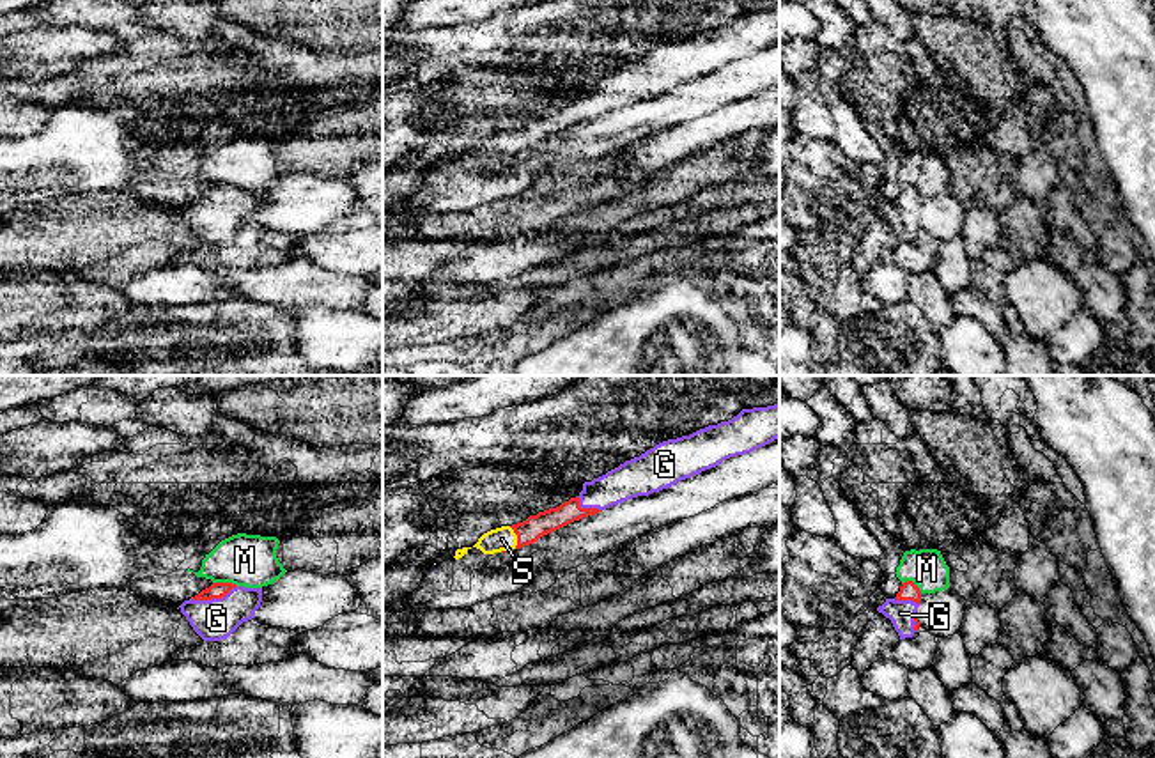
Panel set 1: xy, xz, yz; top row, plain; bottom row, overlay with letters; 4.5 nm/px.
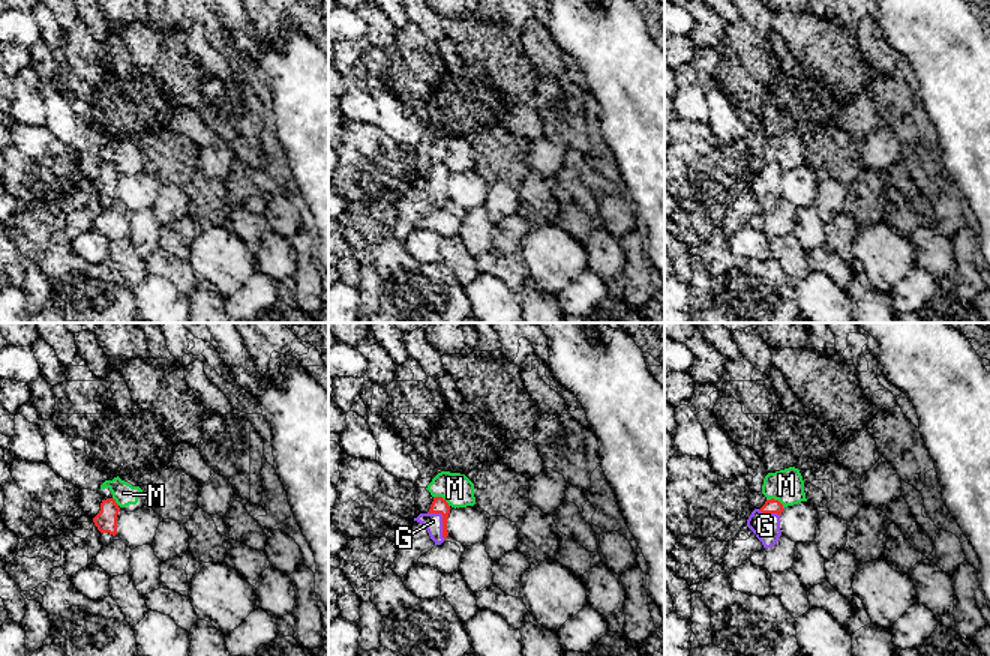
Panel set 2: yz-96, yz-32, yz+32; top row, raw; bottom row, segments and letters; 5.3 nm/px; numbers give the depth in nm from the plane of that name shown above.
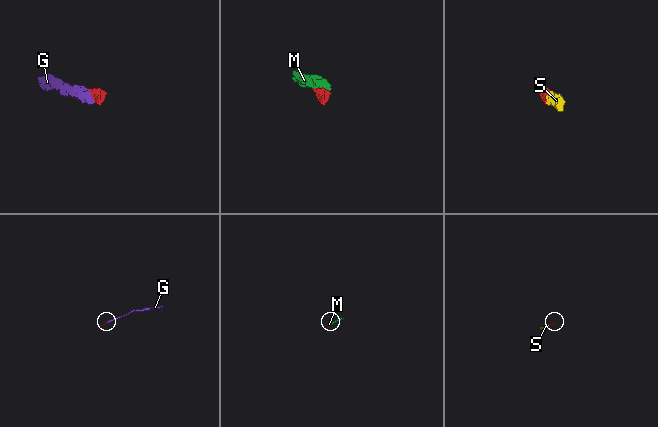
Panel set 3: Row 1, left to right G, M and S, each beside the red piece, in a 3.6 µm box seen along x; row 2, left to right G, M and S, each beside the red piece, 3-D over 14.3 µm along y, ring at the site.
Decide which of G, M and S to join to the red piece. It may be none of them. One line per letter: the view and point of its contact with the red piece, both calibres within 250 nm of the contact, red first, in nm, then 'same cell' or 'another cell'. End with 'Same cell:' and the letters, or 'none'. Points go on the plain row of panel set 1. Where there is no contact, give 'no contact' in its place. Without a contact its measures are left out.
G: xy (213, 201) | 80/190 nm | same cell
M: xy (225, 186) | 80/240 nm | another cell
S: xz (518, 147) | 110/110 nm | same cell
Same cell: G, S

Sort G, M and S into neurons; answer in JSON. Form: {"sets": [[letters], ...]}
{"sets": [["G", "S"], ["M"]]}

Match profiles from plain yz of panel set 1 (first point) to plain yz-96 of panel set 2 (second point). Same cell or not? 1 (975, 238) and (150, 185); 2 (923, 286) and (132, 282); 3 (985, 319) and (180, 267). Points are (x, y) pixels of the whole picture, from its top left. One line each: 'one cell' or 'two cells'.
1: two cells
2: one cell
3: one cell

